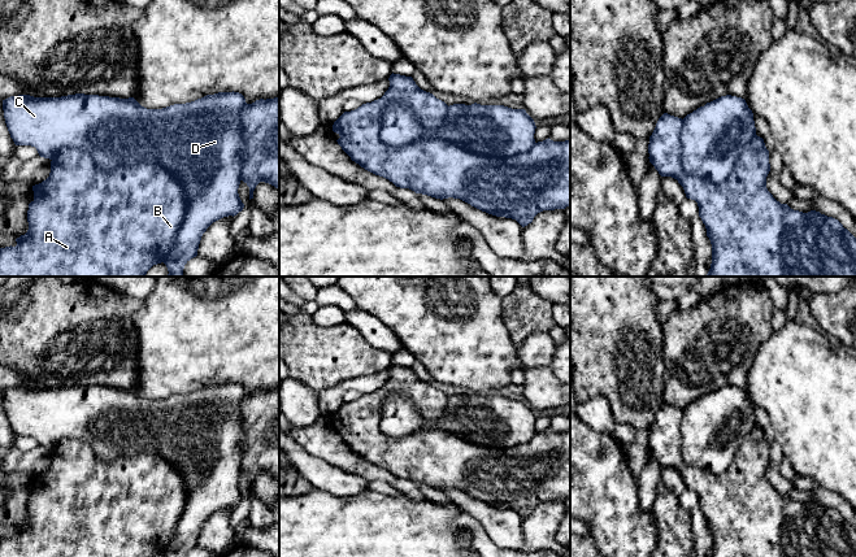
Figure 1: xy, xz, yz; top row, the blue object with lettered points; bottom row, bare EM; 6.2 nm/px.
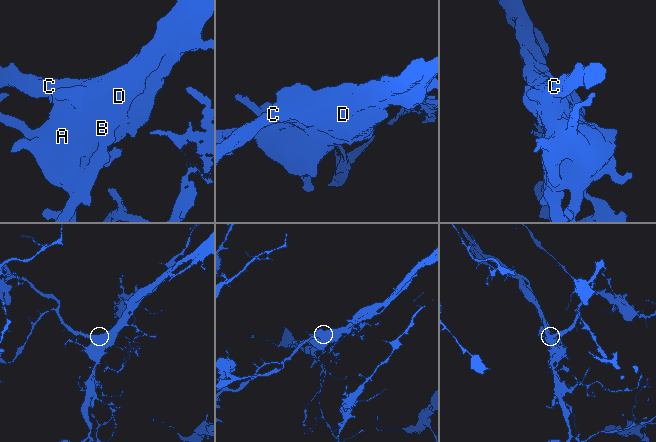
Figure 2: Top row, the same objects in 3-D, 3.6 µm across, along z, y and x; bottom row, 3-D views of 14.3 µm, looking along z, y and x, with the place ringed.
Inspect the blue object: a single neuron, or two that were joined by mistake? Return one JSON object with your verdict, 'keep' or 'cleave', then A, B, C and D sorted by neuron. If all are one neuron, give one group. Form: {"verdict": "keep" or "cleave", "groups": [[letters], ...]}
{"verdict": "cleave", "groups": [["A", "B"], ["C", "D"]]}

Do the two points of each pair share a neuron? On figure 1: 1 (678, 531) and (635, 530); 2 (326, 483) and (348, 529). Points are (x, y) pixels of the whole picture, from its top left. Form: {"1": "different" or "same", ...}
{"1": "different", "2": "different"}

